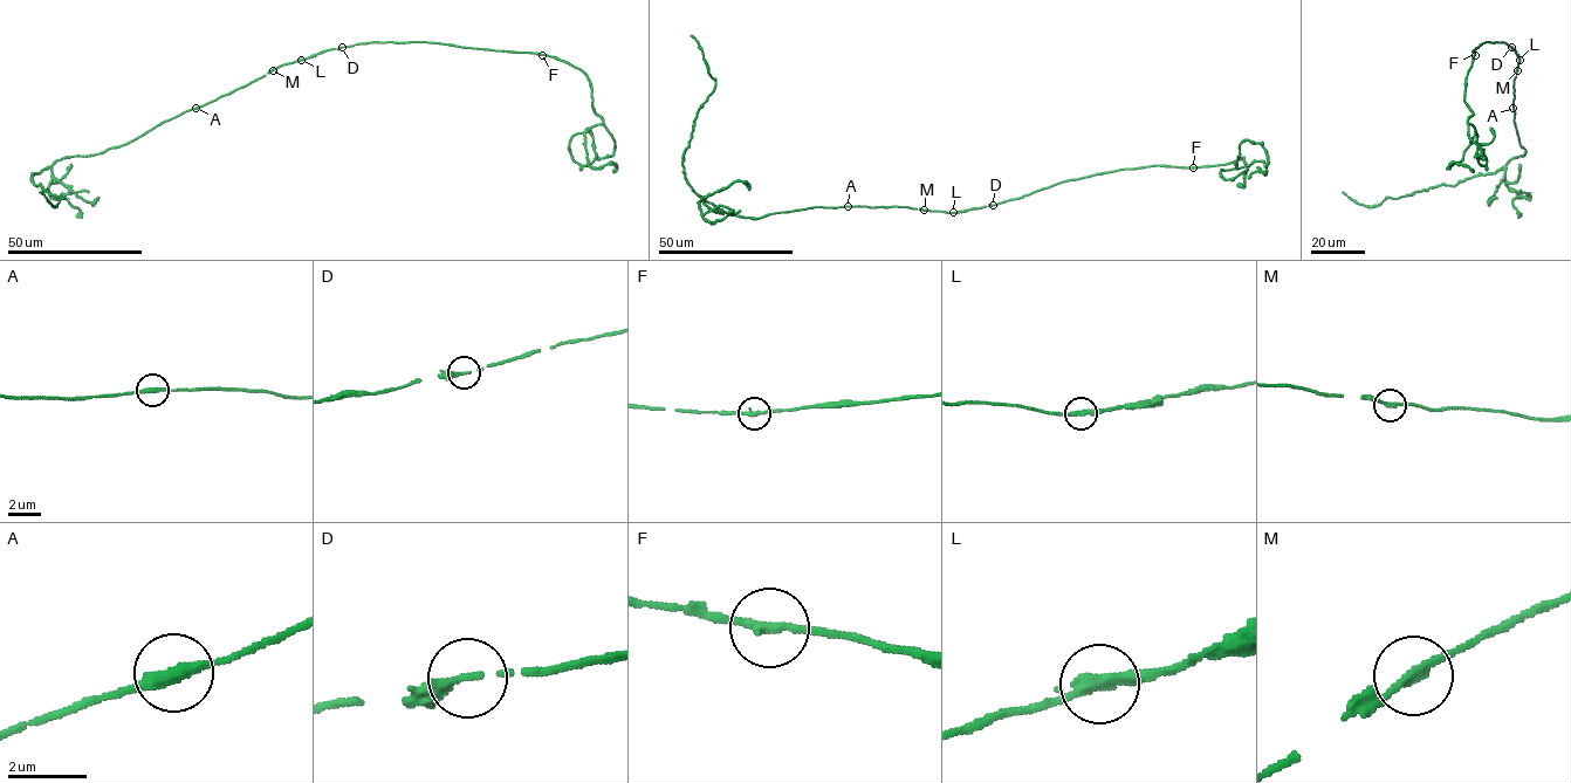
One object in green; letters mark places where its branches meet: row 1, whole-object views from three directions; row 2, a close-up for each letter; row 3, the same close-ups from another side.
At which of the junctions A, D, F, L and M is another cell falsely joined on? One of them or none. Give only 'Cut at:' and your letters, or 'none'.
Cut at: none

